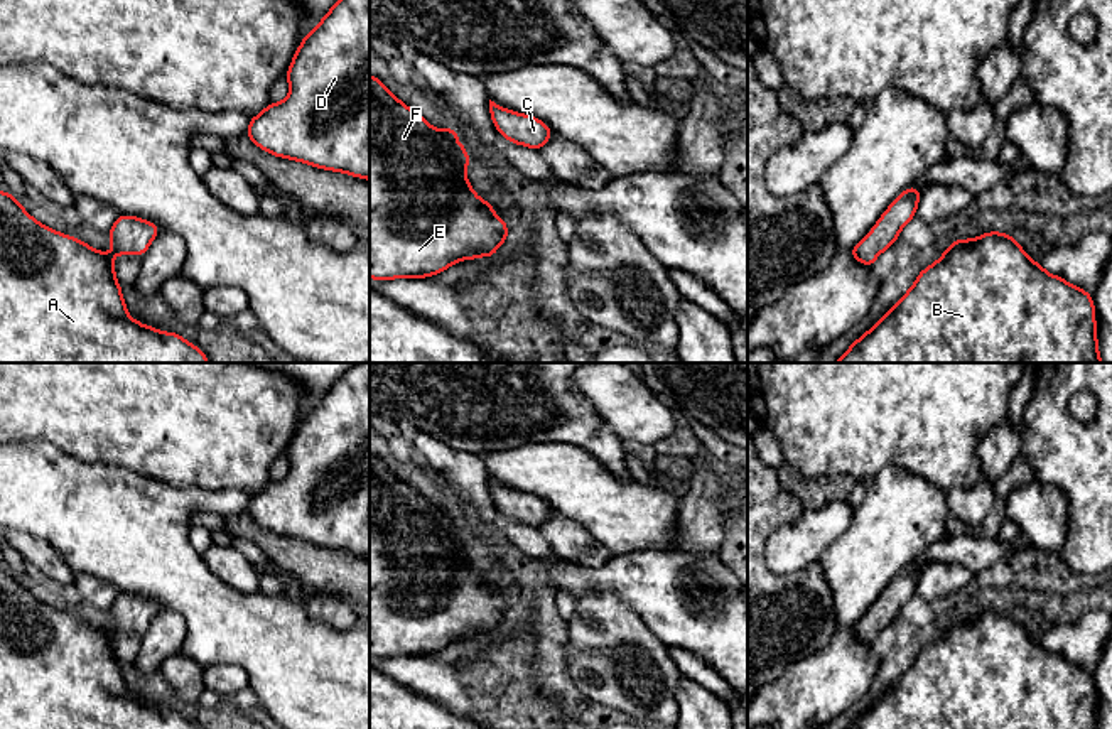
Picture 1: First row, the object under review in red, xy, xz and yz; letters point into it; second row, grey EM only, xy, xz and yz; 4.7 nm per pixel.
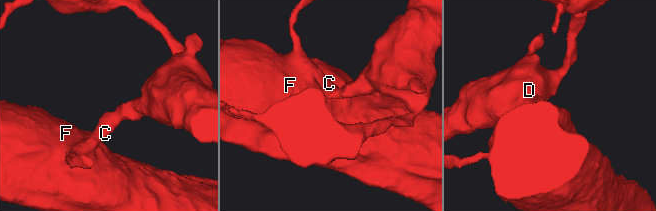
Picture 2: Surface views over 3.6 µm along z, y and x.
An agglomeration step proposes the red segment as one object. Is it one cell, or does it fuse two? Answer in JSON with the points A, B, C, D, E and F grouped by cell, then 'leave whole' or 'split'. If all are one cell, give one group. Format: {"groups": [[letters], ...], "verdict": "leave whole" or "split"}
{"groups": [["A", "B", "C", "D", "E", "F"]], "verdict": "leave whole"}

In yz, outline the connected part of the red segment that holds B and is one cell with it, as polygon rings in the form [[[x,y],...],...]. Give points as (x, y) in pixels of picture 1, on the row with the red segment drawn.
[[[989,231],[972,240],[952,241],[947,251],[920,272],[911,289],[866,334],[862,334],[835,363],[1104,363],[1099,354],[1095,307],[1092,294],[1048,273],[1031,260],[1014,236]]]

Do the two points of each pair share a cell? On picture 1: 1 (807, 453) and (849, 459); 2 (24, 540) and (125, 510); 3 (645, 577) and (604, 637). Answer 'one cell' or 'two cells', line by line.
1: one cell
2: two cells
3: two cells

